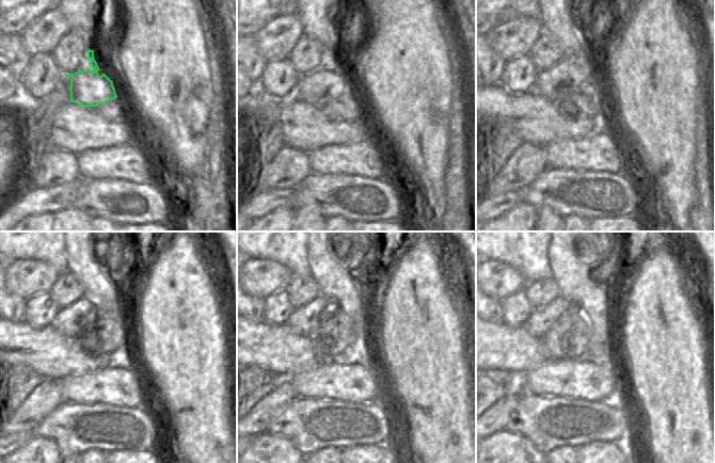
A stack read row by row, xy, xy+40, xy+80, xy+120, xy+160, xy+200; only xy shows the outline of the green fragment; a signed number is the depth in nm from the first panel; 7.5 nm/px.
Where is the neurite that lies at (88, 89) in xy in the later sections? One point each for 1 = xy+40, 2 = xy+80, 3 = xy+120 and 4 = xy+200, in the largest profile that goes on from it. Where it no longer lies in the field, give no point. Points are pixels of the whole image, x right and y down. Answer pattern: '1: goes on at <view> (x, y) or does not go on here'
1: goes on at xy+40 (318, 88)
2: goes on at xy+80 (552, 82)
3: goes on at xy+120 (68, 320)
4: goes on at xy+200 (539, 321)

